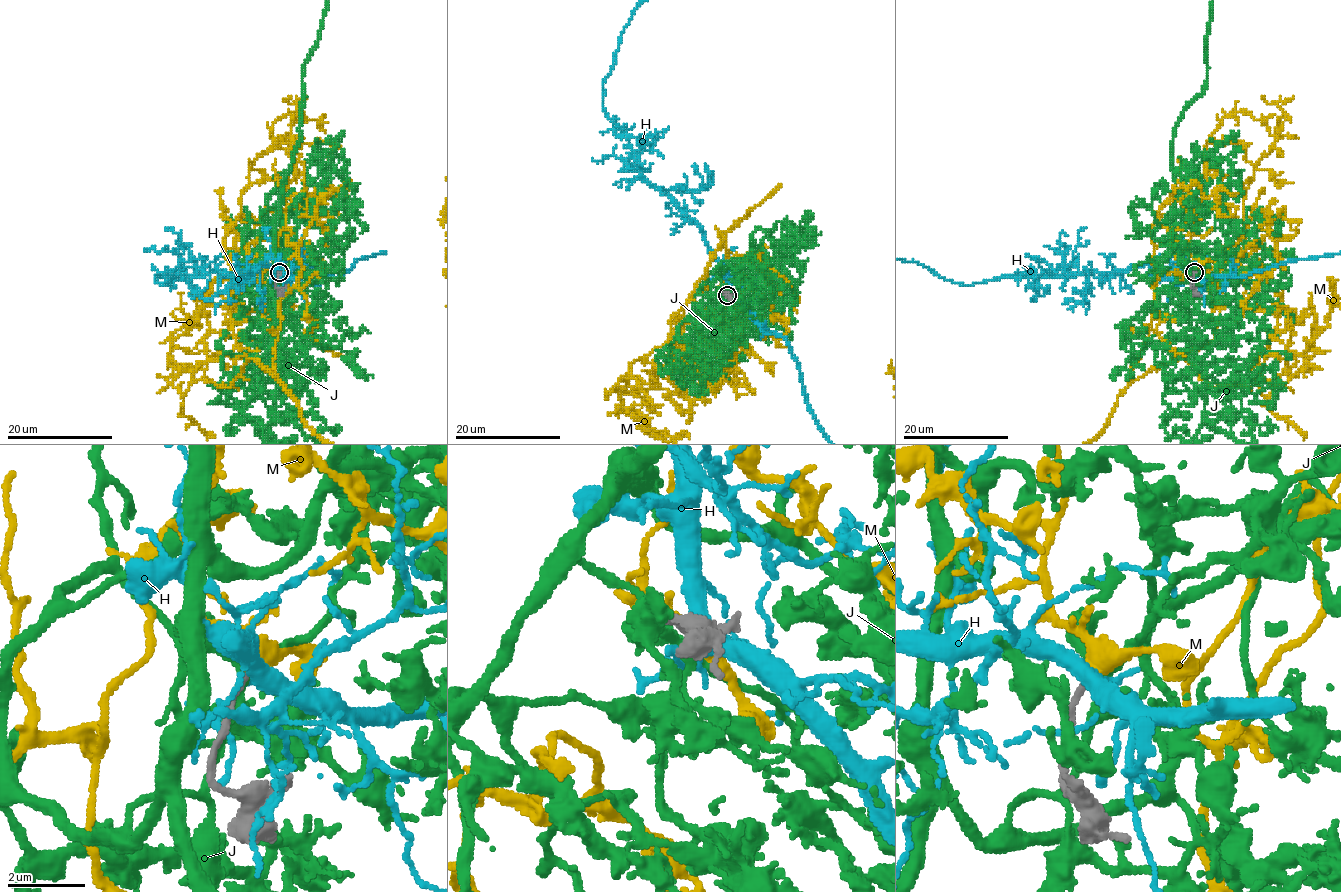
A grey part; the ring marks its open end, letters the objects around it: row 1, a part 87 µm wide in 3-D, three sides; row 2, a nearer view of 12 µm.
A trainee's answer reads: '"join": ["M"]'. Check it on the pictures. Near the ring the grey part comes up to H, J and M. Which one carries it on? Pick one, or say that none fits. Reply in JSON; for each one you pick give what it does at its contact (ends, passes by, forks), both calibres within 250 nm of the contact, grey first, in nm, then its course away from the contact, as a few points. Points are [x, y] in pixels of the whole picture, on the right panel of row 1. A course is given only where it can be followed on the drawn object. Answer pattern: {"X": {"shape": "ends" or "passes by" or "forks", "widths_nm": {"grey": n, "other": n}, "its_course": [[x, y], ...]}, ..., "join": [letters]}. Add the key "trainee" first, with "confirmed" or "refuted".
{"trainee": "confirmed", "M": {"shape": "forks", "widths_nm": {"grey": 160, "other": 280}}, "join": ["M"]}

